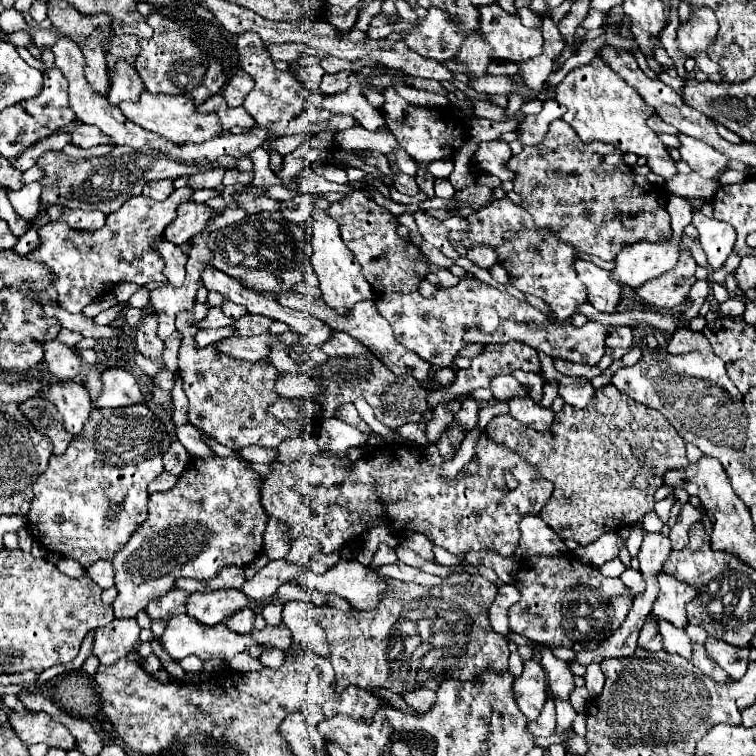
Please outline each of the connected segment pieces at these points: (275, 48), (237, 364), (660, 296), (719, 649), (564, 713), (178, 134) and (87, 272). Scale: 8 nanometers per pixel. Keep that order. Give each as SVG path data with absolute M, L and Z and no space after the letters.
M283 43L267 45L273 61L287 61L287 63L295 63L299 61L299 53L305 49L305 45L301 43Z
M195 301L191 311L179 311L175 315L177 331L183 335L183 341L179 347L179 371L183 379L183 391L189 399L189 423L197 427L201 433L213 437L215 441L219 441L221 445L233 451L239 451L241 447L247 447L247 445L275 449L285 439L315 437L315 433L319 431L321 419L317 415L309 415L313 411L311 399L305 399L301 403L299 419L295 423L277 421L275 415L269 413L271 403L287 401L275 391L275 381L281 373L273 365L249 363L249 361L223 355L217 351L217 343L211 343L203 349L197 347L195 333L199 333L201 329L195 323L203 321L209 309L211 309L209 301L205 303Z
M681 245L679 265L673 271L667 271L663 275L647 281L643 287L637 289L637 293L651 307L657 307L657 309L679 307L689 301L691 285L697 281L695 269L697 269L695 259Z
M707 639L707 655L711 655L731 679L741 679L748 669L750 647L735 647L717 639Z
M555 699L557 705L557 729L569 729L573 719L577 717L577 711L567 699Z
M145 91L137 103L123 103L121 111L133 123L141 125L143 129L147 129L175 145L203 143L203 141L213 139L223 133L221 119L217 117L217 113L199 113L193 99L187 99L185 95L153 95L149 91Z
M181 187L165 201L153 201L143 195L131 197L115 211L115 215L107 215L107 221L99 231L75 231L67 227L67 223L49 223L39 229L41 245L29 253L29 257L45 261L49 271L57 275L55 287L59 289L59 303L69 313L79 313L85 305L101 299L101 295L121 281L137 285L147 285L151 281L165 283L165 261L151 241L163 235L163 229L175 219L177 207L189 201L191 193L193 189Z

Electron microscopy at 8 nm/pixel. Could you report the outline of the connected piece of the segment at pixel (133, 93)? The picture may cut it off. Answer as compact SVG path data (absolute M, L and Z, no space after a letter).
M117 61L117 67L111 73L111 89L109 89L107 101L117 107L123 101L139 99L139 95L143 91L145 91L145 85L143 85L139 73L125 61Z

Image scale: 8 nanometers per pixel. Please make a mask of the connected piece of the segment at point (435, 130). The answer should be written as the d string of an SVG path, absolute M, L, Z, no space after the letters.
M387 87L383 91L383 95L385 95L385 105L383 105L385 125L397 137L399 145L419 163L416 183L420 190L432 198L435 196L435 178L427 171L427 163L439 159L451 159L453 153L463 147L463 143L467 141L465 119L455 117L455 113L451 113L449 109L431 107L431 105L413 105L409 101L405 101L403 97L399 97L393 87Z

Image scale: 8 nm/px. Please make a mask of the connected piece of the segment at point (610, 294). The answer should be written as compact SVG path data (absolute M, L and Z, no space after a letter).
M575 261L575 271L589 291L589 303L601 313L615 313L621 303L623 285L615 283L609 271L603 271L589 261Z

